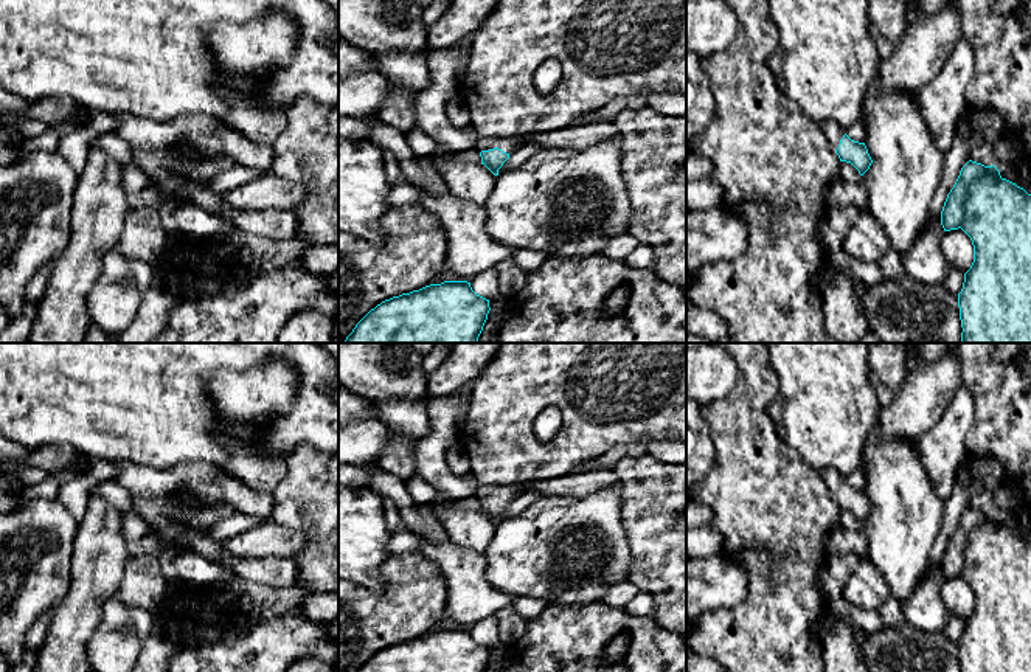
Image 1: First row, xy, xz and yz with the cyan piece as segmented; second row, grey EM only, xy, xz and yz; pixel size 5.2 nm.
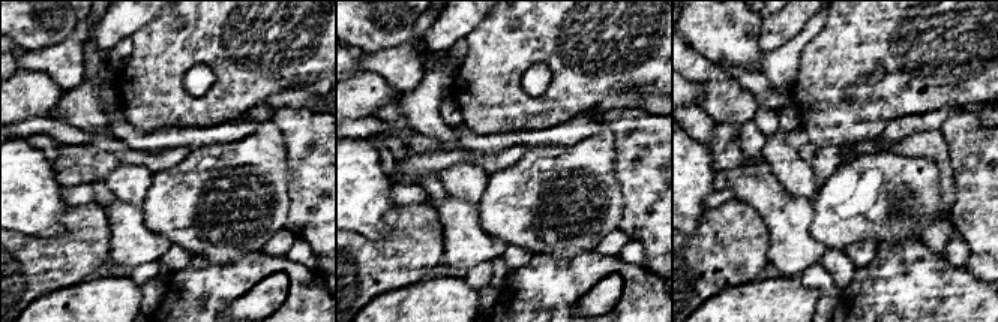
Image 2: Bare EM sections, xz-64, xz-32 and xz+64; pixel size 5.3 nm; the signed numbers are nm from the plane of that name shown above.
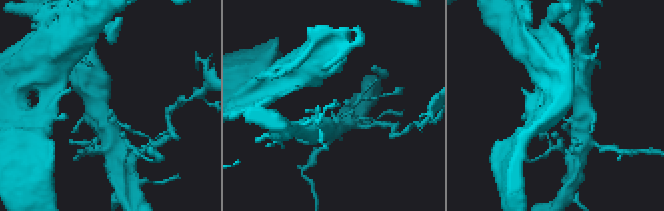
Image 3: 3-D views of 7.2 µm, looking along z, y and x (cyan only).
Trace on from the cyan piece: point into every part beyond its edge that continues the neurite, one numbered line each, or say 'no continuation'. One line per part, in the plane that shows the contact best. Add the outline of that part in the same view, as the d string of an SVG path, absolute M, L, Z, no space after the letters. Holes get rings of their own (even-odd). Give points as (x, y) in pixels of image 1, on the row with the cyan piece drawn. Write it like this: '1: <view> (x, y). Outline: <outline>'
1: xz (583, 137). Outline: M601 121L582 126L567 126L554 132L531 135L526 138L508 137L494 140L478 137L474 149L481 152L498 147L506 154L512 154L523 144L537 143L540 147L584 151L601 141L612 140L615 135L618 135L615 124L612 121Z

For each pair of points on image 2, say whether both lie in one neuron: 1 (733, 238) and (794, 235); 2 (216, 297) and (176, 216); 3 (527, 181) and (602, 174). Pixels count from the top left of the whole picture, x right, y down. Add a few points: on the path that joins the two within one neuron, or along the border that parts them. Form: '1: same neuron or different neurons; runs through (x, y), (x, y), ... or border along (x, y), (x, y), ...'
1: different neurons; border along (751, 207), (760, 214), (769, 232), (769, 262)
2: different neurons; border along (195, 255), (230, 264)
3: same neuron; runs through (545, 183), (578, 183), (584, 177)

